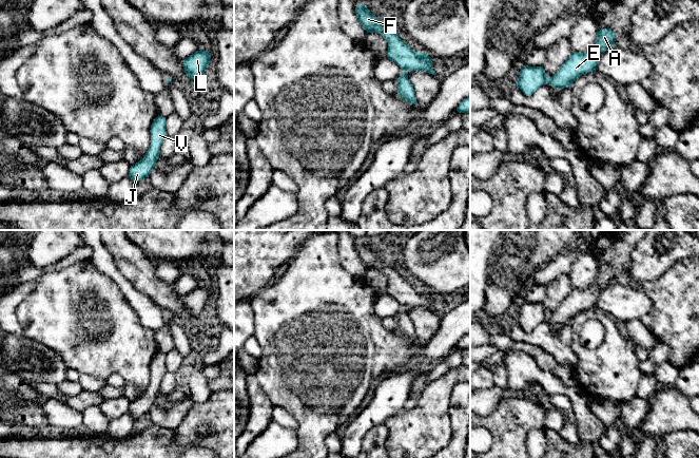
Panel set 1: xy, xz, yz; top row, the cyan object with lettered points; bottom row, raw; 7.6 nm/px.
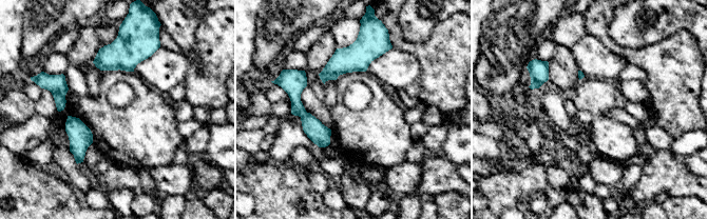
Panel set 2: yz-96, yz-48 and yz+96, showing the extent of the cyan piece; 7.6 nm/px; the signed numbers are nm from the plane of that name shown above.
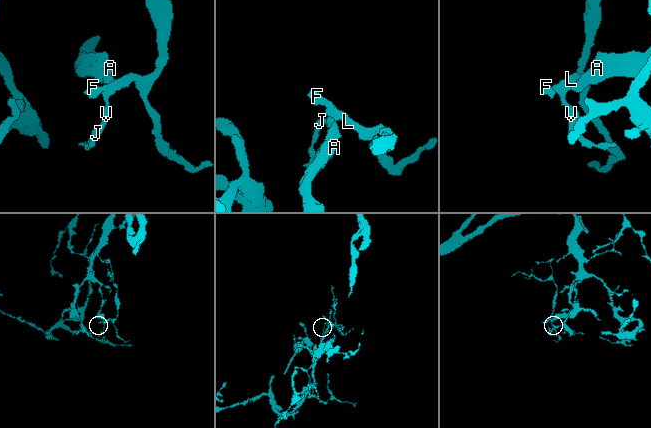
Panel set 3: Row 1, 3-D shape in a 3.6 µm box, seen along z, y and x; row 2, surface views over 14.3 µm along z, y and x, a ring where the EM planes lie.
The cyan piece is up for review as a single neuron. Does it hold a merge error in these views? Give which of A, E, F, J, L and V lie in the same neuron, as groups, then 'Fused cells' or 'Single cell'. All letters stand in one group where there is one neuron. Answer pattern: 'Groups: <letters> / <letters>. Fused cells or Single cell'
Groups: A E / F J L V. Fused cells

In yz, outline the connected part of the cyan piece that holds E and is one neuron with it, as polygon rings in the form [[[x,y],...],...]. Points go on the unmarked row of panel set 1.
[[[601,265],[593,286],[586,289],[572,288],[559,307],[549,313],[548,320],[558,326],[571,323],[580,312],[596,307],[600,290],[615,285],[615,278],[616,271],[610,265]]]

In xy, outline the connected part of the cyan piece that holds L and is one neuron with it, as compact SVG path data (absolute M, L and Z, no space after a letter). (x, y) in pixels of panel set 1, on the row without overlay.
M199 286L183 297L183 306L191 317L205 313L205 307L211 295L209 287Z

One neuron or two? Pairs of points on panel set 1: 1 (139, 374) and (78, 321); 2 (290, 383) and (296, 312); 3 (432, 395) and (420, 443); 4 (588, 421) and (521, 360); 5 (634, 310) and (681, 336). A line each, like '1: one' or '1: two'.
1: one
2: one
3: one
4: one
5: two

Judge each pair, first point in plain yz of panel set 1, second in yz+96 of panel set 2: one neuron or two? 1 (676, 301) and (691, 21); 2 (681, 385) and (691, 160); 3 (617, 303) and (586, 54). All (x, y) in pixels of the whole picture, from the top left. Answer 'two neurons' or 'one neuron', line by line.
1: two neurons
2: two neurons
3: one neuron

